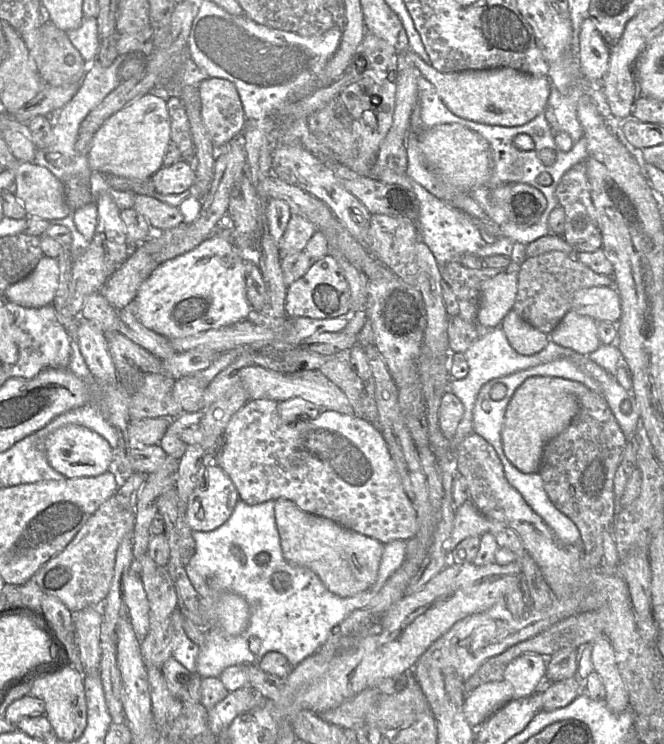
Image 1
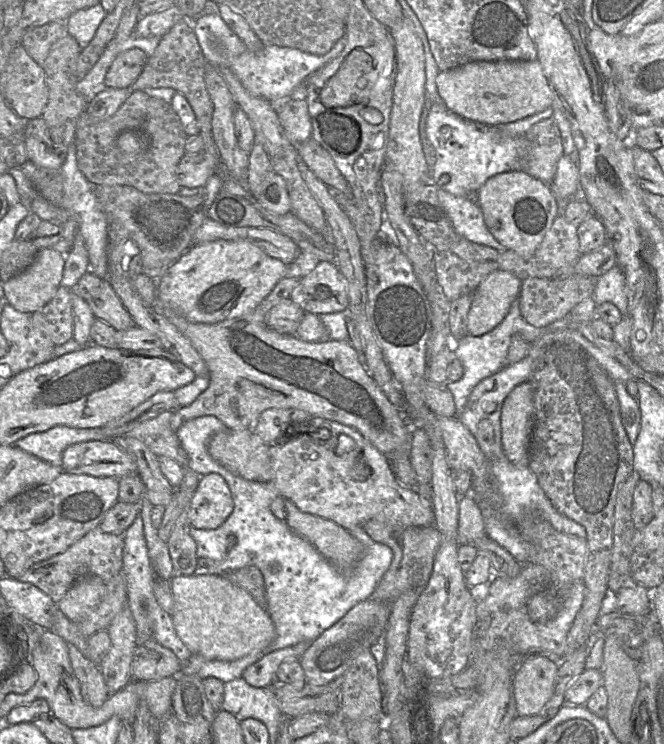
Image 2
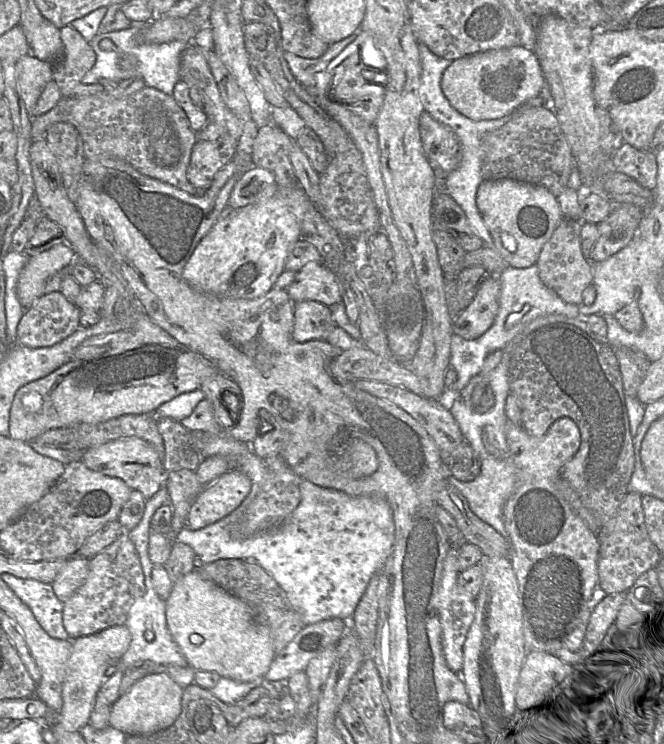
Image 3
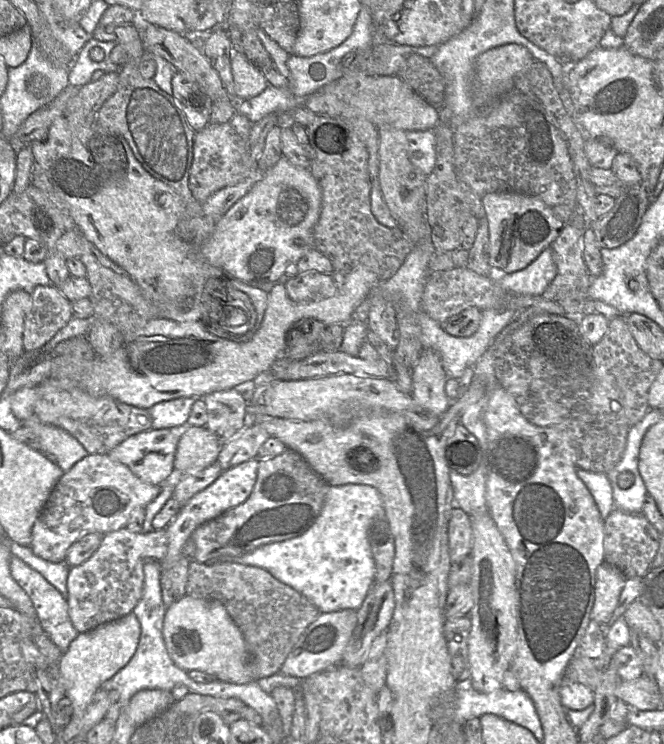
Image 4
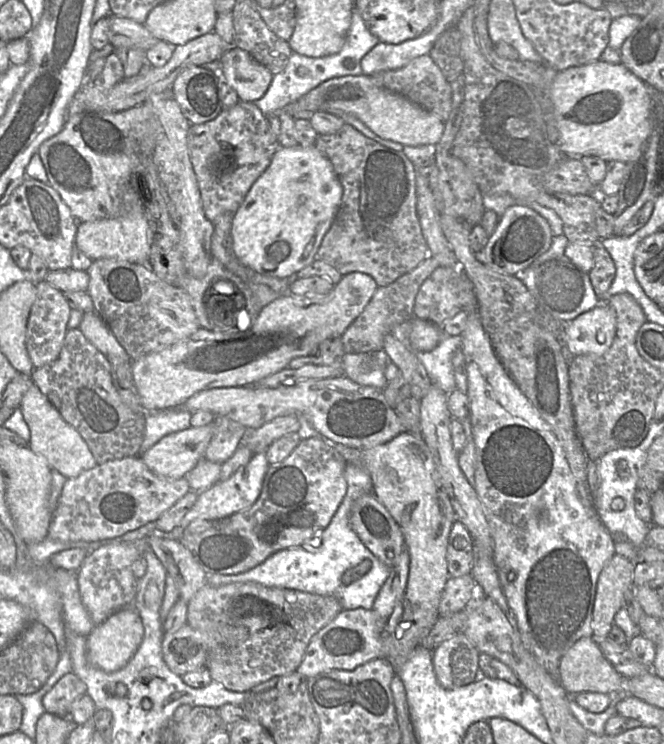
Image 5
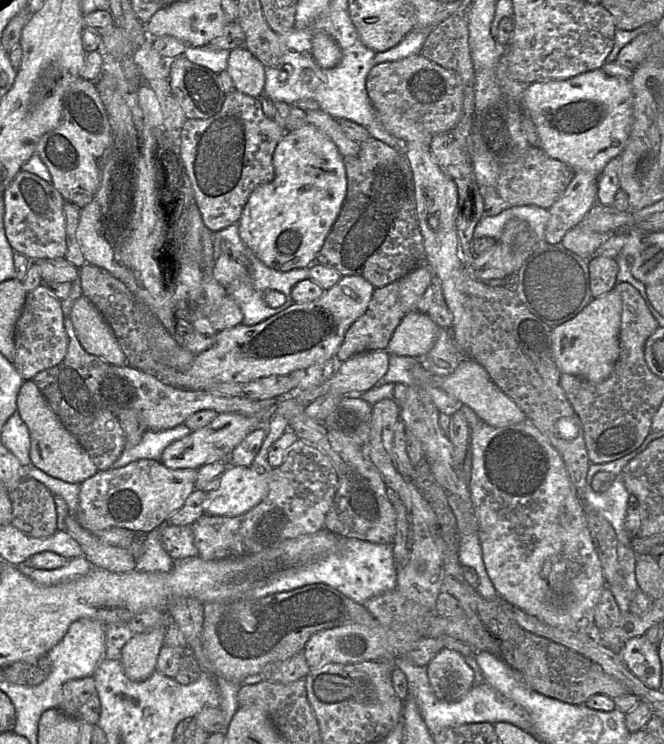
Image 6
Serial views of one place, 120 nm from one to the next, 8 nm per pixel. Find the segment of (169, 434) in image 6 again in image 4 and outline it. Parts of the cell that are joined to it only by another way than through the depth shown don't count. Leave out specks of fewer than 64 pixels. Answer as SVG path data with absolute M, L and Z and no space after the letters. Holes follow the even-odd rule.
M181 397L154 405L148 409L152 417L152 429L187 426L187 420L196 400L194 397Z

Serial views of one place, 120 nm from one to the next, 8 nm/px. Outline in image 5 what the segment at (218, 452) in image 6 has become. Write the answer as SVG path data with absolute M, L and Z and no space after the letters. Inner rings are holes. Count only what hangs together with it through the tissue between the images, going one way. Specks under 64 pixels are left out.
M213 425L192 427L161 438L140 457L155 474L169 479L185 476L205 456Z

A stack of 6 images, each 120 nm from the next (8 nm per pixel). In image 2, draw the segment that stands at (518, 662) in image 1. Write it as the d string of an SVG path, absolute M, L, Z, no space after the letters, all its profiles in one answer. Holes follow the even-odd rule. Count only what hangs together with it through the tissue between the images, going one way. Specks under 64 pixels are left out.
M545 655L528 656L514 671L513 692L520 716L539 713L555 691L559 663Z

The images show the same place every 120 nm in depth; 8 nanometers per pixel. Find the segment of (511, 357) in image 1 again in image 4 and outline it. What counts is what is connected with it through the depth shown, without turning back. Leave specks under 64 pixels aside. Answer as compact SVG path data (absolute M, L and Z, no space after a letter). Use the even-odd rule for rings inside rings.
M549 247L526 268L512 273L493 272L489 277L508 292L542 296L556 275L553 250ZM489 309L482 312L478 330L469 337L456 337L447 333L444 327L431 319L425 312L418 312L418 322L421 327L421 344L423 349L435 351L442 361L447 377L459 379L468 367L473 367L479 358L495 342L501 332L512 322L517 310Z

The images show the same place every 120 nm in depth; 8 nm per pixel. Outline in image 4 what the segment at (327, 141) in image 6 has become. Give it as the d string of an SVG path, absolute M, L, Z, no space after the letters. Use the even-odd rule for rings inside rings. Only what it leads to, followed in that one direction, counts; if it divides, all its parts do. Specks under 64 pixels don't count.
M282 156L263 176L251 187L248 193L235 203L216 223L211 236L200 247L200 255L209 264L223 269L232 277L248 284L275 281L285 274L287 267L296 263L313 245L314 229L319 219L322 205L322 191L310 168L292 164L287 157Z

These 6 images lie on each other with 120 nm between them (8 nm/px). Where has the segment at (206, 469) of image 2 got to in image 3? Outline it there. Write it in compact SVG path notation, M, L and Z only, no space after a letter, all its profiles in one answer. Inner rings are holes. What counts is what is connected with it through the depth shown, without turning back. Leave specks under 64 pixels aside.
M218 433L204 440L195 438L195 448L202 459L223 456L229 459L233 468L245 473L251 480L251 489L243 502L226 517L197 530L184 526L176 535L176 540L190 546L196 559L196 569L220 559L242 559L255 563L268 571L286 592L293 607L300 613L305 625L340 618L349 620L353 615L370 579L385 566L395 542L393 514L387 500L378 495L352 496L333 488L322 487L306 479L300 485L301 501L292 514L290 522L277 532L264 533L249 538L234 538L232 527L243 518L250 503L263 490L269 480L269 469L248 443Z

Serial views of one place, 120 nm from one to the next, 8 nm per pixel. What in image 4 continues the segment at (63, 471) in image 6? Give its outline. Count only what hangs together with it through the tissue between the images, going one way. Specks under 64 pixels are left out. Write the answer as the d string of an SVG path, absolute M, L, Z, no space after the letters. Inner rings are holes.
M34 414L22 421L22 425L30 428L39 438L41 452L56 457L56 464L64 471L69 471L78 461L88 454L83 445L67 431L43 423Z

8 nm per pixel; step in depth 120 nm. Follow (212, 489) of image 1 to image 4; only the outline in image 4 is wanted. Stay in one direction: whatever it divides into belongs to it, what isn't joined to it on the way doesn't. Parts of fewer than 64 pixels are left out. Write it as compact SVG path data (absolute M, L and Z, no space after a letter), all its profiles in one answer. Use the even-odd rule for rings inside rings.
M259 458L251 459L223 471L211 485L193 496L181 508L165 529L168 537L168 550L166 556L161 561L161 572L173 567L184 556L185 544L198 527L216 519L248 499L257 480L259 461Z

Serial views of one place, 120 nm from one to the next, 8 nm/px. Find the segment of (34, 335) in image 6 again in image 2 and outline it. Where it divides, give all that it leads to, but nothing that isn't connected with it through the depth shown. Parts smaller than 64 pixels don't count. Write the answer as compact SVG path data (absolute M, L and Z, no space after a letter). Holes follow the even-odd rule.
M59 287L53 298L42 309L32 313L34 326L56 346L73 338L72 293L72 288Z

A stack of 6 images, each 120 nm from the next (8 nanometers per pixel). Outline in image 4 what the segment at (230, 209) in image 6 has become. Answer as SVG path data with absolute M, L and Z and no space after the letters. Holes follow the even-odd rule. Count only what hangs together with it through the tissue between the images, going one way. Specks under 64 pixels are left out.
M237 111L228 122L208 124L196 132L189 184L198 202L202 204L225 187L233 186L256 174L263 174L264 171L260 171L257 167L257 160L252 159L246 150L252 125L245 115Z

